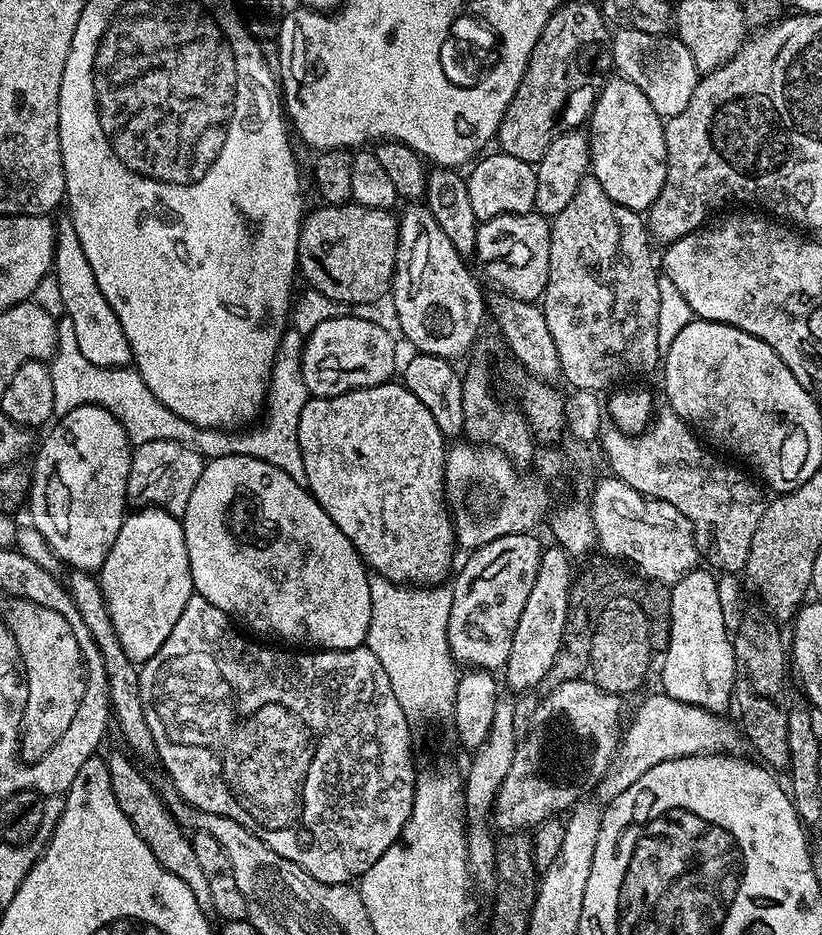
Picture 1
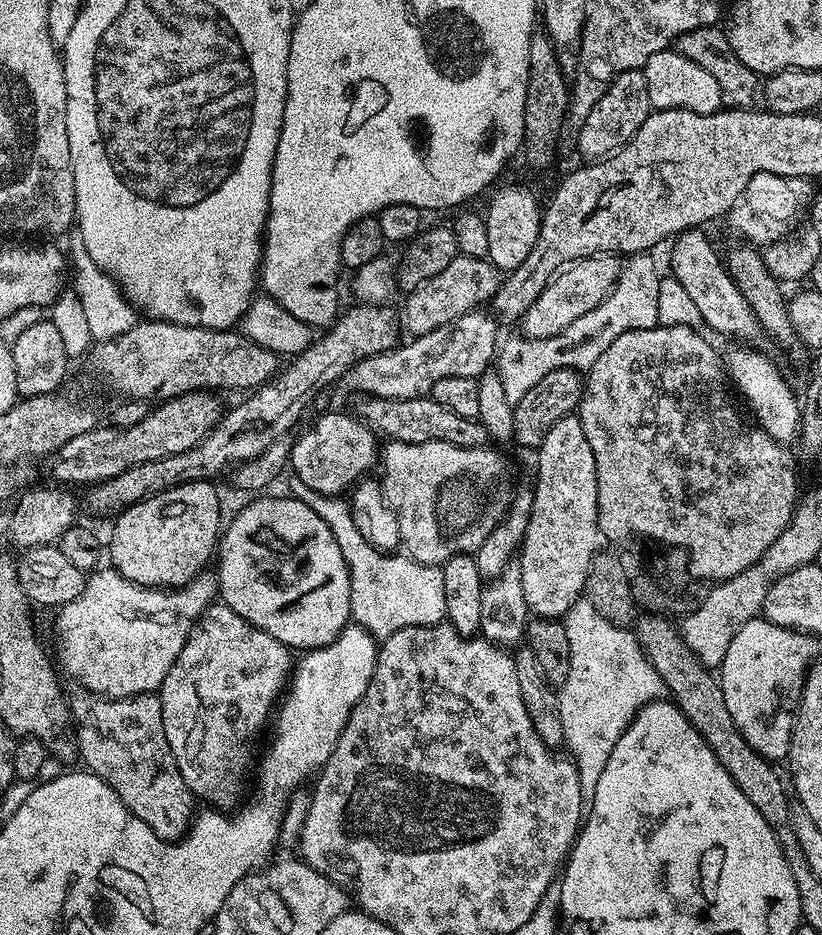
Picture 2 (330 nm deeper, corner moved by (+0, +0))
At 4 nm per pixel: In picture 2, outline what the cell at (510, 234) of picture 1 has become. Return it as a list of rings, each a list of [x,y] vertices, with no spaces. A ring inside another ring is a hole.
[[[457,254],[454,262],[450,262],[450,266],[442,270],[442,274],[434,274],[434,278],[422,282],[407,293],[408,301],[404,304],[404,312],[402,308],[403,327],[407,331],[409,328],[413,337],[430,334],[430,330],[438,330],[454,322],[454,318],[487,305],[492,295],[500,289],[501,283],[502,273],[492,265],[491,260]]]

